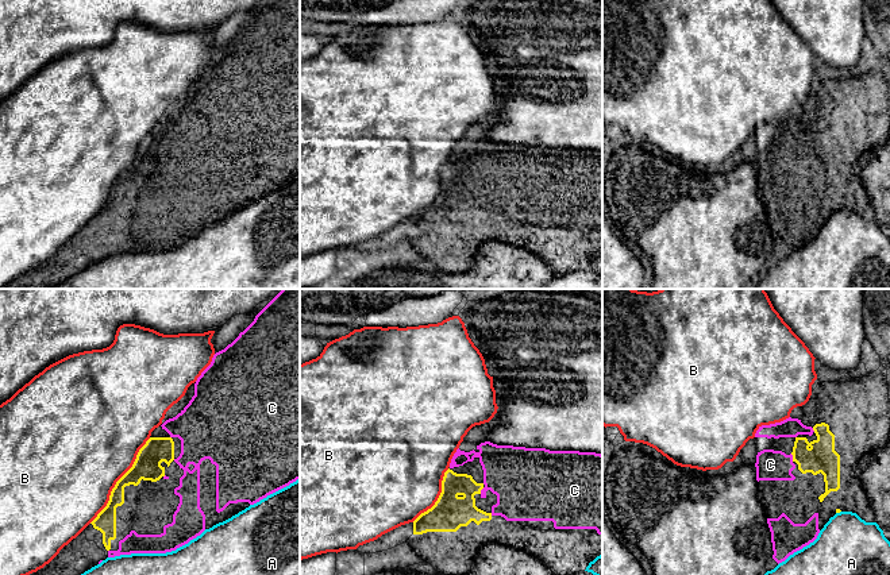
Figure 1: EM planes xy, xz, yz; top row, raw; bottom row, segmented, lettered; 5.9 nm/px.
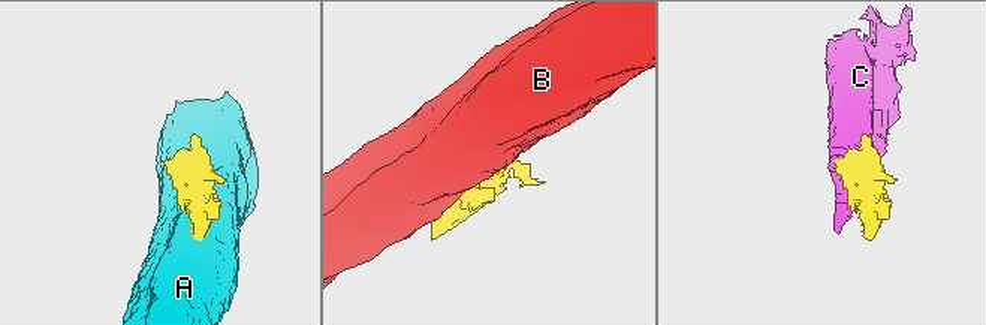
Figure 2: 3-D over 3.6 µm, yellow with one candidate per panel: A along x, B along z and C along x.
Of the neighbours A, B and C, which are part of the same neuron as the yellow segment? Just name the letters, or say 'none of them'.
C

